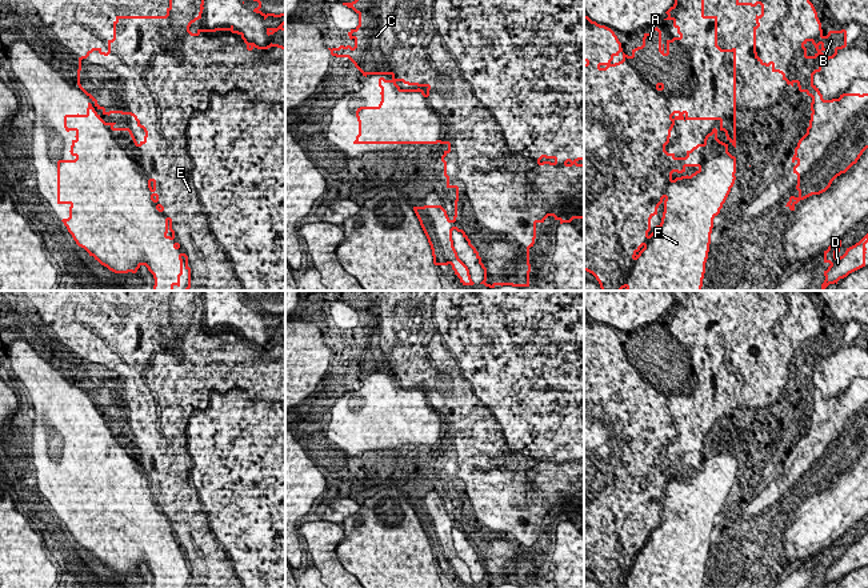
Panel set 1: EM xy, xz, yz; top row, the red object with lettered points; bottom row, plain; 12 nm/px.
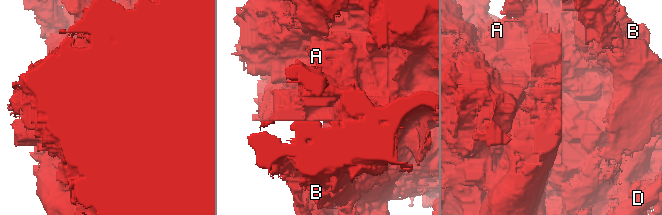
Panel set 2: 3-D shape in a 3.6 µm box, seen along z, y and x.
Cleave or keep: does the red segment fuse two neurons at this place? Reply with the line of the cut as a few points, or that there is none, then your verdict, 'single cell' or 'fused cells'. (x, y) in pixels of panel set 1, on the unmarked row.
yz (724, 454), (706, 459), (699, 466) | fused cells

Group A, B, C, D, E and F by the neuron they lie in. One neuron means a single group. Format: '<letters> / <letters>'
A B C D E / F

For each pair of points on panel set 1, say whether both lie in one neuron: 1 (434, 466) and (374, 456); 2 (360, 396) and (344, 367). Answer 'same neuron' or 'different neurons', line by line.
1: same neuron
2: different neurons

